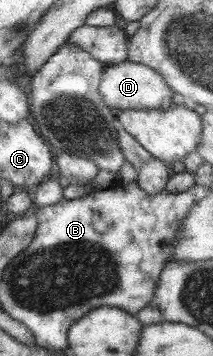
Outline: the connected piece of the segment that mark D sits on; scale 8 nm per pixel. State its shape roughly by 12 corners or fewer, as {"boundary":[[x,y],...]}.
{"boundary":[[145,63],[110,64],[101,93],[122,112],[169,109],[173,88]]}

